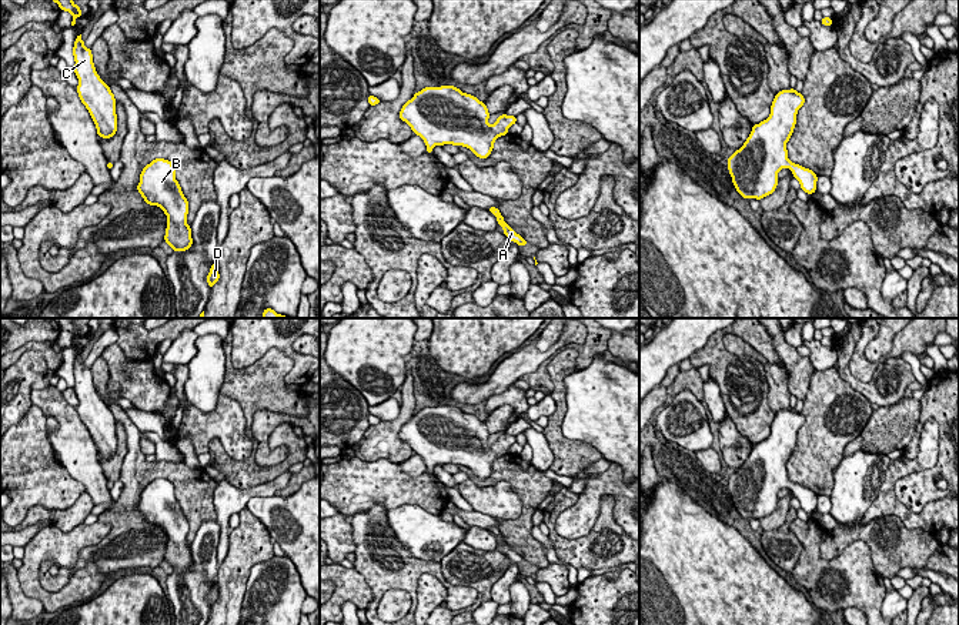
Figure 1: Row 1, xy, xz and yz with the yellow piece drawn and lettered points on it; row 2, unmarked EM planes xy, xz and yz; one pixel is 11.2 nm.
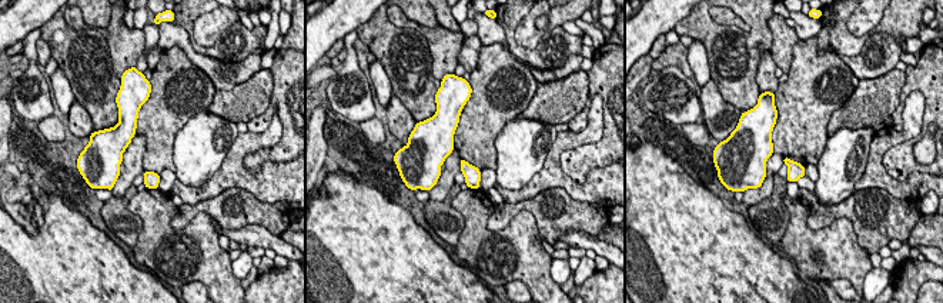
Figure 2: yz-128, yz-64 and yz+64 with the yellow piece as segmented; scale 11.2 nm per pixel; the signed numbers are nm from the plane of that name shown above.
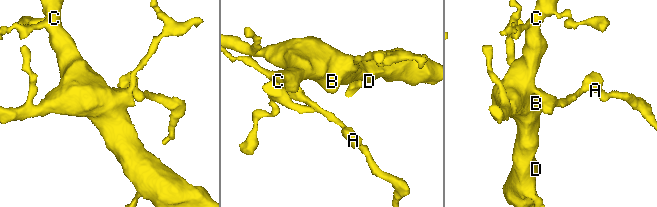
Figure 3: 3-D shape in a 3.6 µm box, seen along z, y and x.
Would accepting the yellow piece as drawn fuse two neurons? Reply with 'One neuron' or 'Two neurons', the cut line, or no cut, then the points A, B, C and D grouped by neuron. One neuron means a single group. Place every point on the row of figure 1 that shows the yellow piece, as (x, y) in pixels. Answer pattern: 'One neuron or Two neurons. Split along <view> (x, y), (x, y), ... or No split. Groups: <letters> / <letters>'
One neuron. No split. Groups: A B C D

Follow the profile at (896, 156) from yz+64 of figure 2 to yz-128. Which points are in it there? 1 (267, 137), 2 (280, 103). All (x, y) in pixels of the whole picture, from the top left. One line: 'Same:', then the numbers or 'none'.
Same: 2

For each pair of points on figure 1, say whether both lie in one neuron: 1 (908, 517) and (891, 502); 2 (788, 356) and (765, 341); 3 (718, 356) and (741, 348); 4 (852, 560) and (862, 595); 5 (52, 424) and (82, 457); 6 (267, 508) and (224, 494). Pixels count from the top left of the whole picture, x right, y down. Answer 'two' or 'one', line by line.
1: one
2: two
3: two
4: one
5: two
6: two

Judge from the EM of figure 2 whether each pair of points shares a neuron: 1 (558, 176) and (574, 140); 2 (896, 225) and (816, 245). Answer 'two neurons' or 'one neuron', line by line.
1: one neuron
2: two neurons

